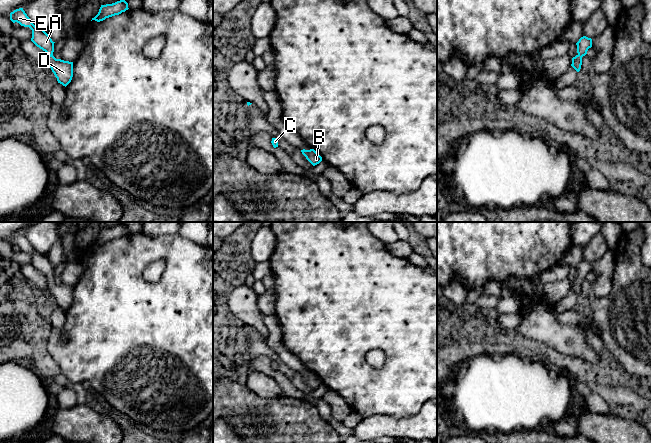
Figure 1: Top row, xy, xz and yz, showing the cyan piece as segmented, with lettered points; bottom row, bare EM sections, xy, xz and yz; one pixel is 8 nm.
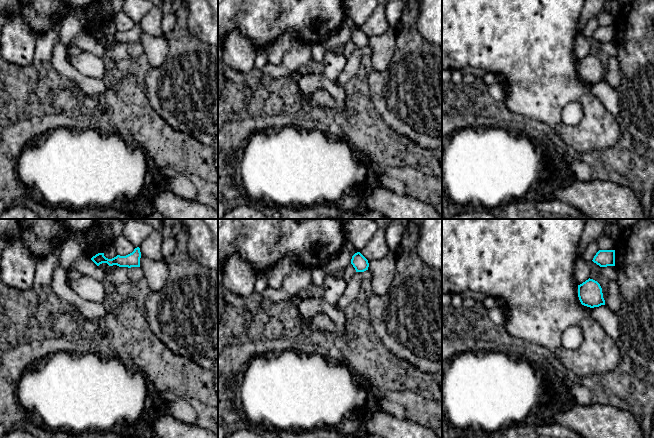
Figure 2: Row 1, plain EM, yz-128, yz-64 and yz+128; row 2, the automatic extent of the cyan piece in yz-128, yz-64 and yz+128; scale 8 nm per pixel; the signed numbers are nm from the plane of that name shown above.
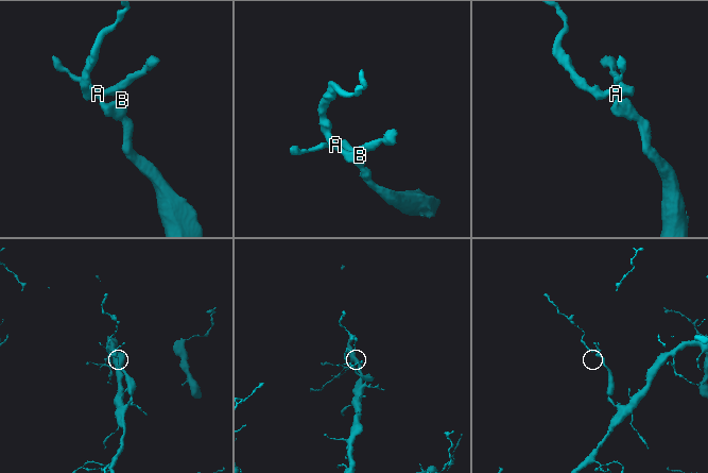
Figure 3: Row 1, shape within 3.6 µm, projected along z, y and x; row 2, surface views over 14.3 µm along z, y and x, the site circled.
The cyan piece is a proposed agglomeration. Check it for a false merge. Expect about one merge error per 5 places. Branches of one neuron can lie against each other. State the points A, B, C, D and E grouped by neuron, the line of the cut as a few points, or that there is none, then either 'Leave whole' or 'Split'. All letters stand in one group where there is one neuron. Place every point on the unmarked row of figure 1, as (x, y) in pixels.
Groups: A B C D E. No split. Leave whole

